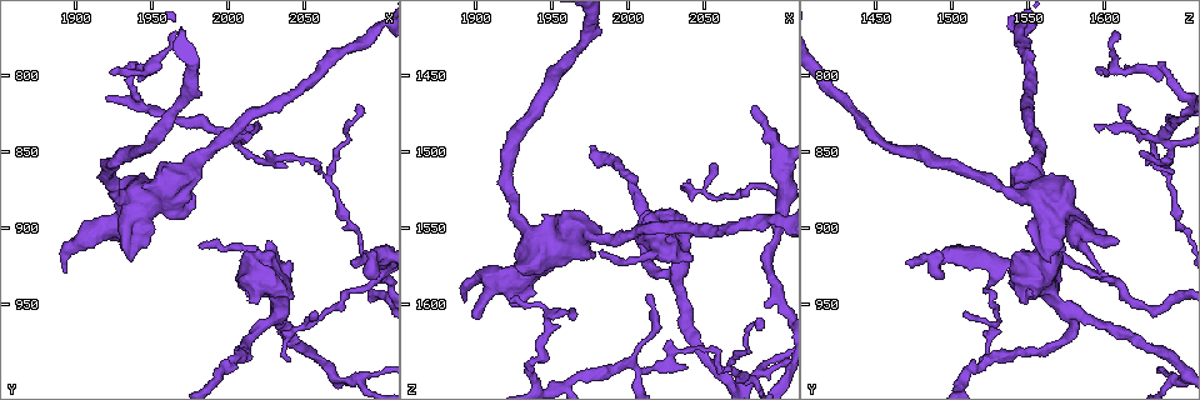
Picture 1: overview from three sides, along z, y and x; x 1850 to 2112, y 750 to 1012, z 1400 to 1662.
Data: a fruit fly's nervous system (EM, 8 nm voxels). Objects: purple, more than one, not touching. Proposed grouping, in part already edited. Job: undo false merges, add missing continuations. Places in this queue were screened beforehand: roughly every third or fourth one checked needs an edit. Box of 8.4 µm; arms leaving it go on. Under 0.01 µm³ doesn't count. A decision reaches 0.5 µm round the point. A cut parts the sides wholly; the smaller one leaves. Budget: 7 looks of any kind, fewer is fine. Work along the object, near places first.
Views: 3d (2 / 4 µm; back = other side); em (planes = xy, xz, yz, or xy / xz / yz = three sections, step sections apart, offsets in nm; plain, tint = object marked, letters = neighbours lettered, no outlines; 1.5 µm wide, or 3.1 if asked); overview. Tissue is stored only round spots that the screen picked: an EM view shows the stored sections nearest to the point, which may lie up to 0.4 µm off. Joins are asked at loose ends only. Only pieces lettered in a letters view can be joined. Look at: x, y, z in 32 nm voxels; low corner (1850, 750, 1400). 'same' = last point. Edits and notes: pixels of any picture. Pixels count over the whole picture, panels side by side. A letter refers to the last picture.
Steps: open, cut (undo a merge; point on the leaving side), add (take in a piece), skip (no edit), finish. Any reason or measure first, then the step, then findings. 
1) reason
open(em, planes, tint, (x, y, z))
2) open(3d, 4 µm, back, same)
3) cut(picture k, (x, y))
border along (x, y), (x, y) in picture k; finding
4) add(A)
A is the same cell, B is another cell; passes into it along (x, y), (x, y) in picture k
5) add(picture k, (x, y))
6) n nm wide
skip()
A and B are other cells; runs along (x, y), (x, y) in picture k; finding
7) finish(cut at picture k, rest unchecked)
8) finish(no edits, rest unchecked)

tapers out
open(3d, 2 µm, back, (1982, 912, 1564))

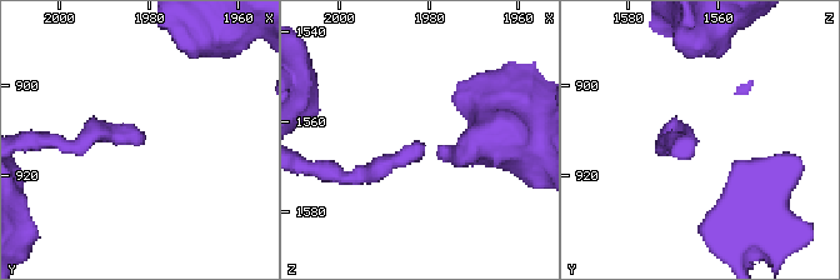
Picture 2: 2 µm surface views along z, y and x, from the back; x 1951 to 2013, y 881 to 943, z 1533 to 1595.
open(em, xy, step 4, tint, (1982, 913, 1566))

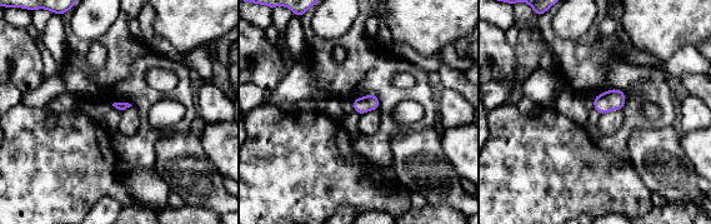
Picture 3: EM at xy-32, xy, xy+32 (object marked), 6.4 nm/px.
open(em, planes, letters, same)

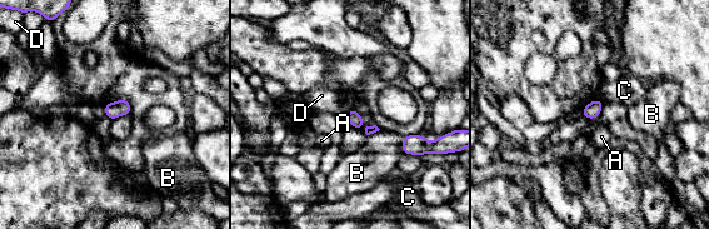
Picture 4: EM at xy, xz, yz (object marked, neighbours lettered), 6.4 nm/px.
90 nm wide
skip()
A, B, C and D are other cells; none of them fits

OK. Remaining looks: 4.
abrupt turn
open(3d, 2 µm, back, (1936, 794, 1638))

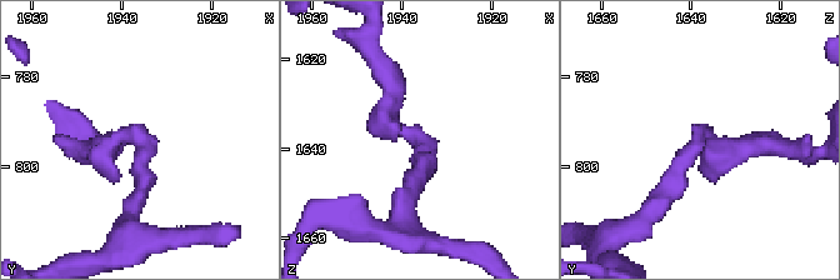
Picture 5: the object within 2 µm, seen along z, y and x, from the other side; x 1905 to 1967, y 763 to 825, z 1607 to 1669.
open(em, planes, tint, (1938, 792, 1636))

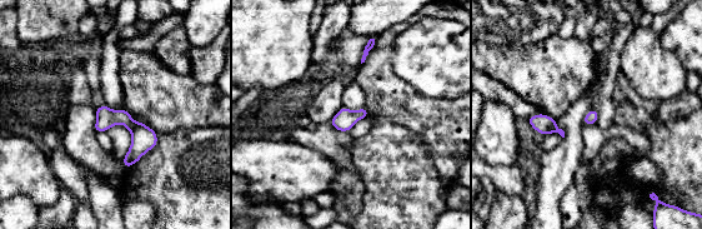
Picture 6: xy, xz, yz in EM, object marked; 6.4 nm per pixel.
what lies round it
open(em, planes, letters, same)

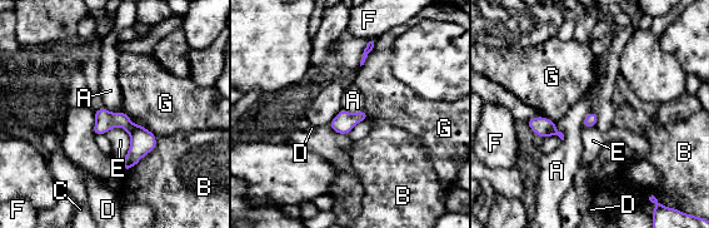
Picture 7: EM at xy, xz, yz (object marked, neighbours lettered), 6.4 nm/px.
skip()
A, B, C, D, E, F and G are other cells; border along (341, 108), (348, 112), (364, 109) in picture 7; all the same cell

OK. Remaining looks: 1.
finish(no edits, rest unchecked)

